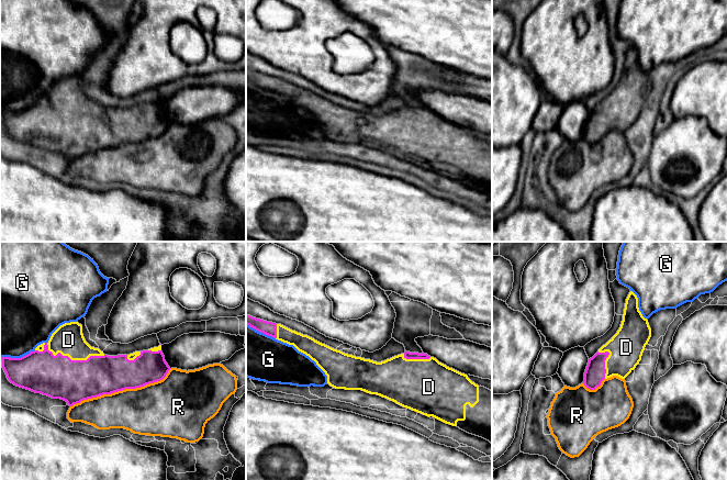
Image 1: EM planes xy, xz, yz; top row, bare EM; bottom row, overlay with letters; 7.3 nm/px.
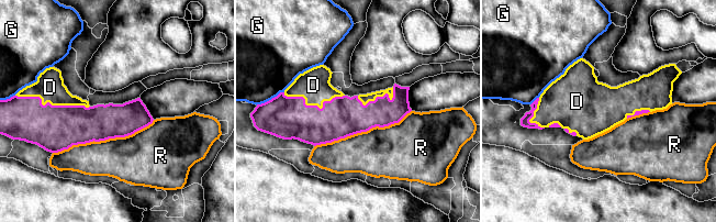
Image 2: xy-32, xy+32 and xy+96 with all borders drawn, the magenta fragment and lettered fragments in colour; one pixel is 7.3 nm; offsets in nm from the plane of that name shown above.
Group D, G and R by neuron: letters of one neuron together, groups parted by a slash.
D / G / R

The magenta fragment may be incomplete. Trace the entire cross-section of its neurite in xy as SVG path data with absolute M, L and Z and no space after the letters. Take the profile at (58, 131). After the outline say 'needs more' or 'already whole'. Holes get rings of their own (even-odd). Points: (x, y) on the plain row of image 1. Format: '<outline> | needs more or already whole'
M78 76L60 79L47 97L21 112L1 112L11 137L64 154L69 160L160 135L170 124L161 99L130 109L108 110L86 96Z | needs more

